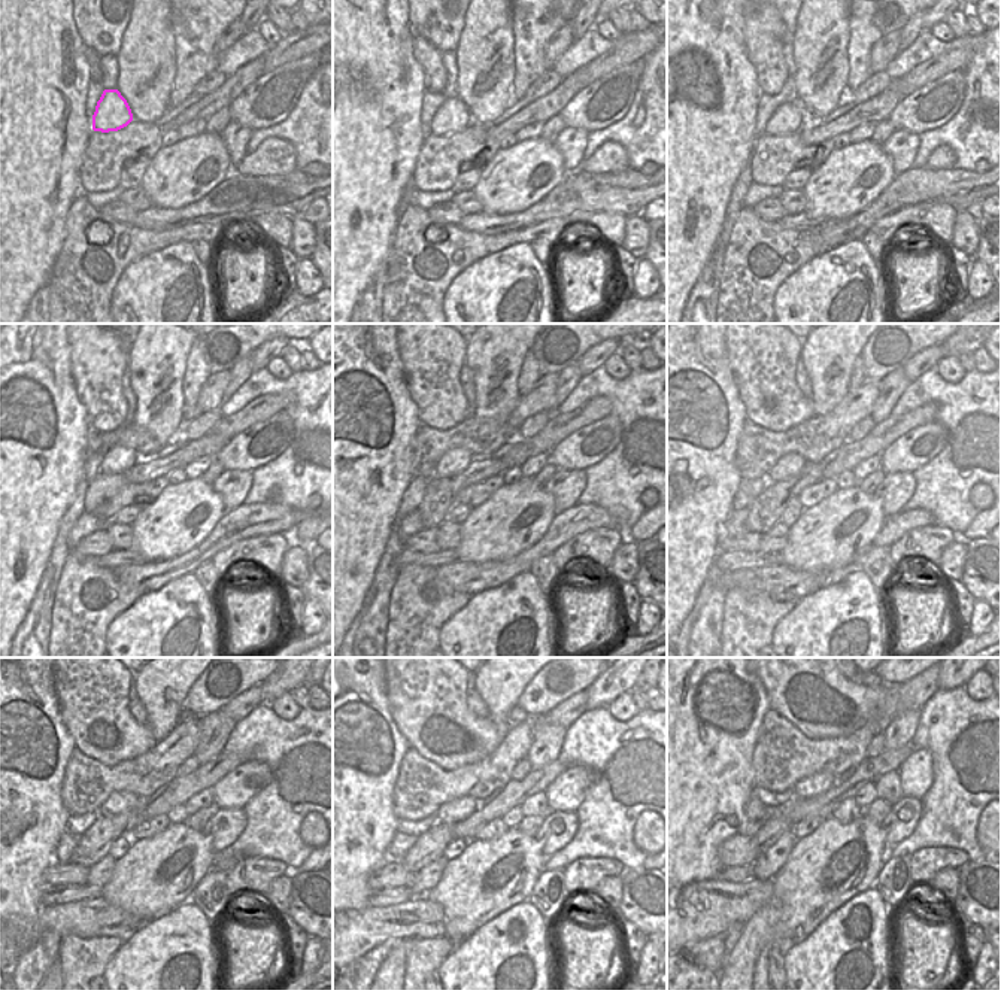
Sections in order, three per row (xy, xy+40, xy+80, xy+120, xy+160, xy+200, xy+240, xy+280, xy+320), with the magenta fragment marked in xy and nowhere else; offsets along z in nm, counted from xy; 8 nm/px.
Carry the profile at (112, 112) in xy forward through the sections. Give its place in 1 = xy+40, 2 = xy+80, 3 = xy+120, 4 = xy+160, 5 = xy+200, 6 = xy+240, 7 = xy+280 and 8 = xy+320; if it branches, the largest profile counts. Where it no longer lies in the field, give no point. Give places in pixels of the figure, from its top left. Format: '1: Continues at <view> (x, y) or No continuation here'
1: Continues at xy+40 (452, 117)
2: Continues at xy+80 (786, 118)
3: Continues at xy+120 (117, 459)
4: Continues at xy+160 (455, 461)
5: Continues at xy+200 (788, 465)
6: Continues at xy+240 (121, 801)
7: Continues at xy+280 (452, 811)
8: Continues at xy+320 (812, 787)

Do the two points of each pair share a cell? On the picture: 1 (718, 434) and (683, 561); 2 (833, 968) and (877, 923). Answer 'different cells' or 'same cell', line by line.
1: same cell
2: same cell

